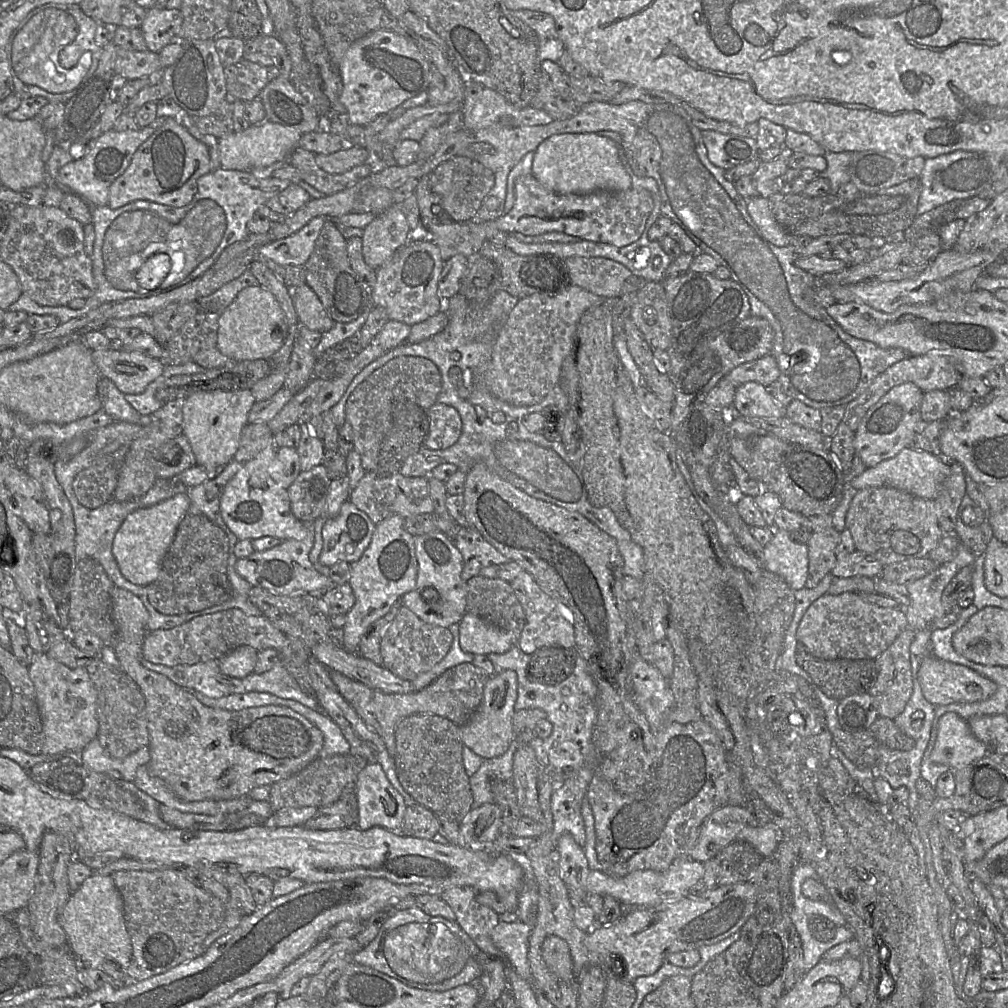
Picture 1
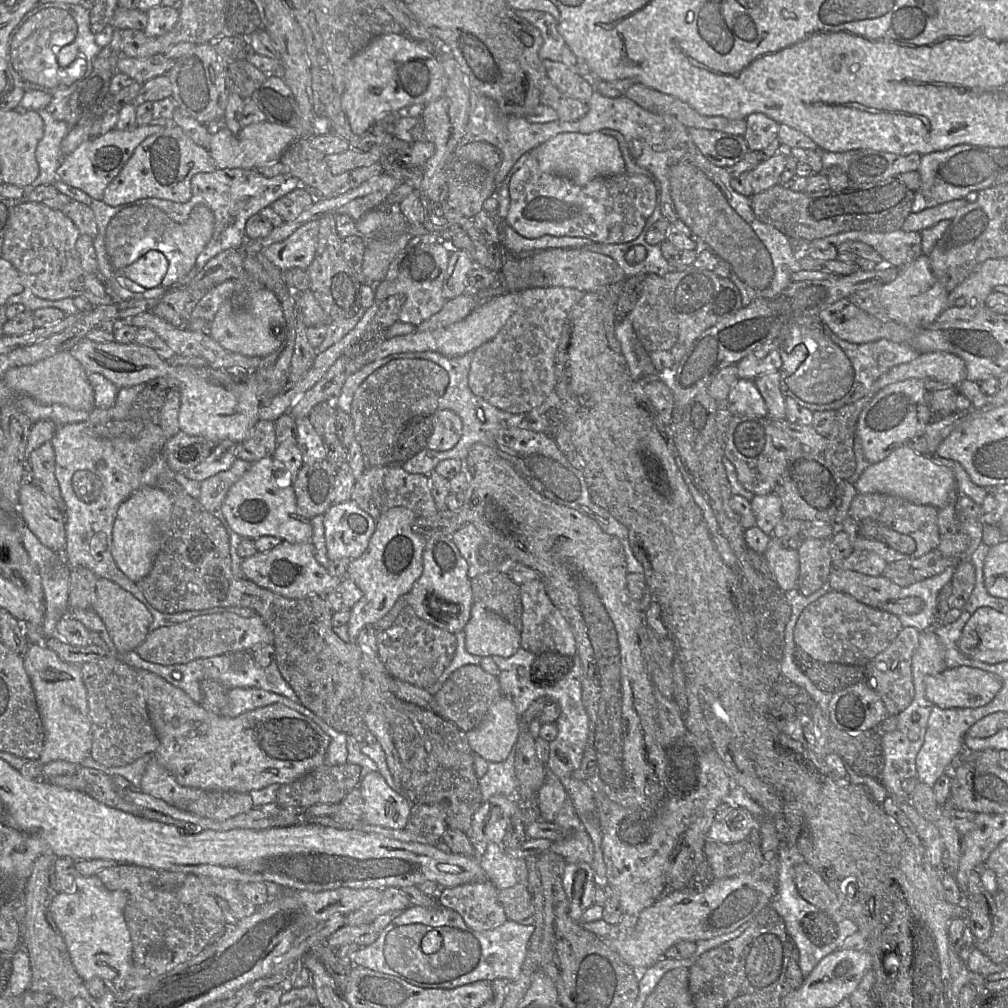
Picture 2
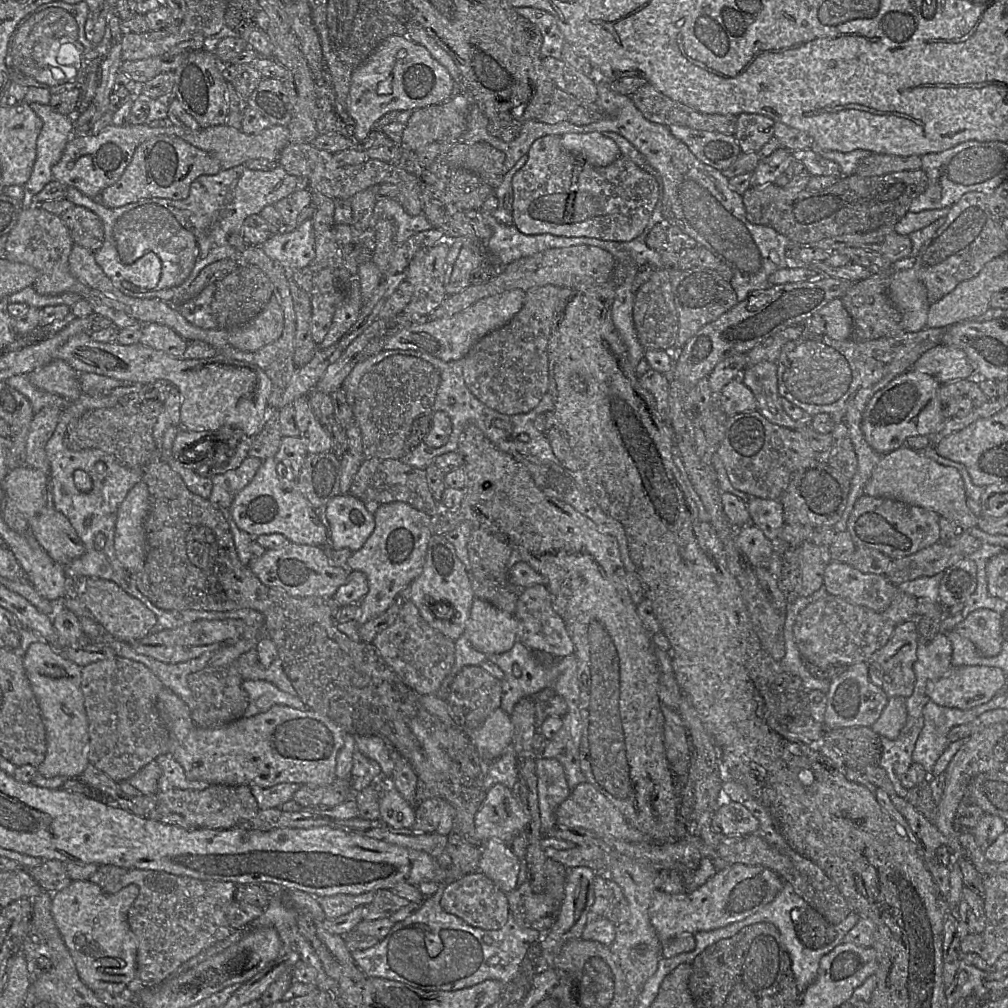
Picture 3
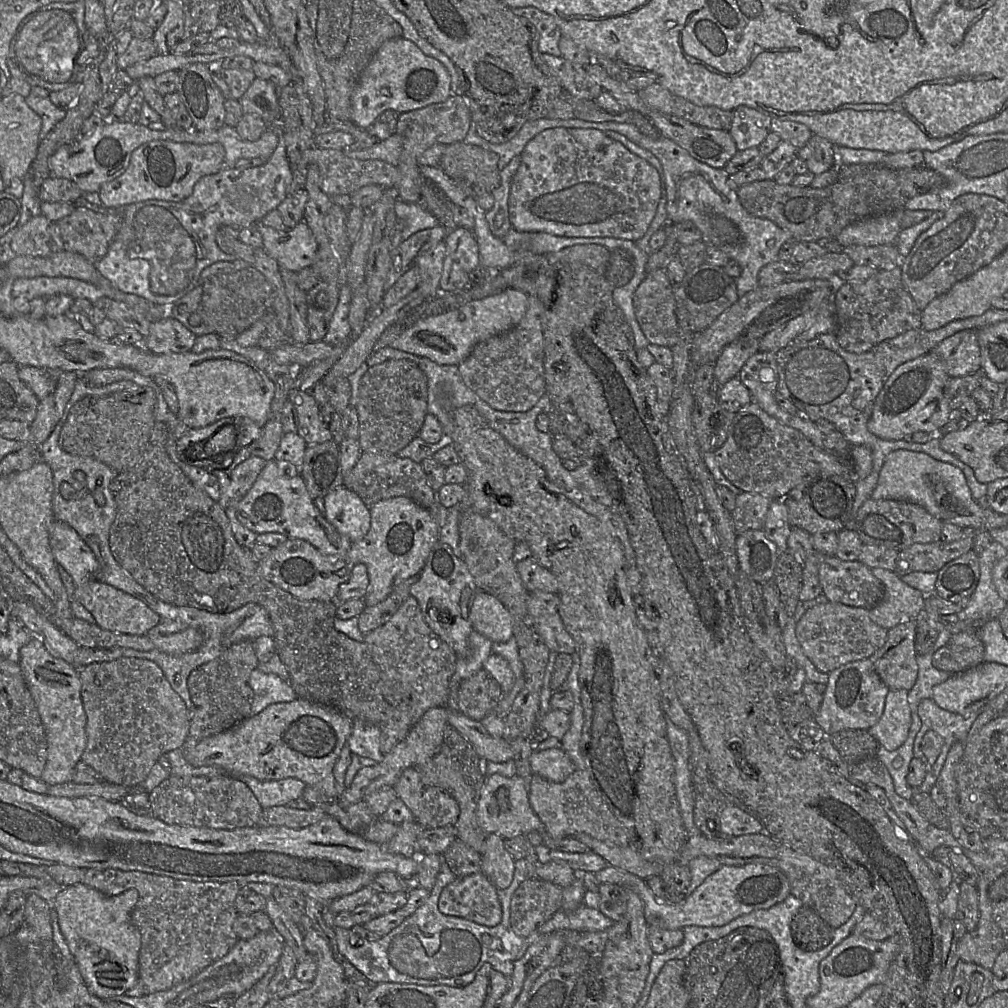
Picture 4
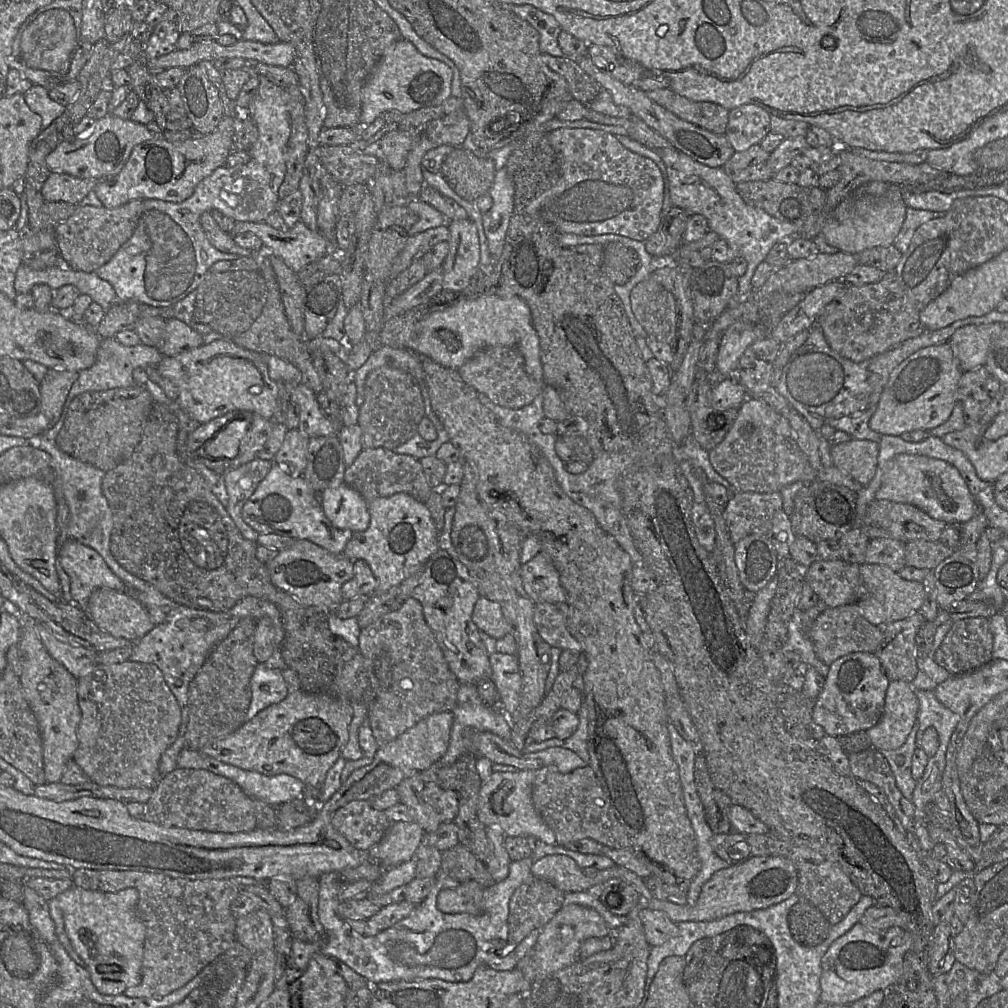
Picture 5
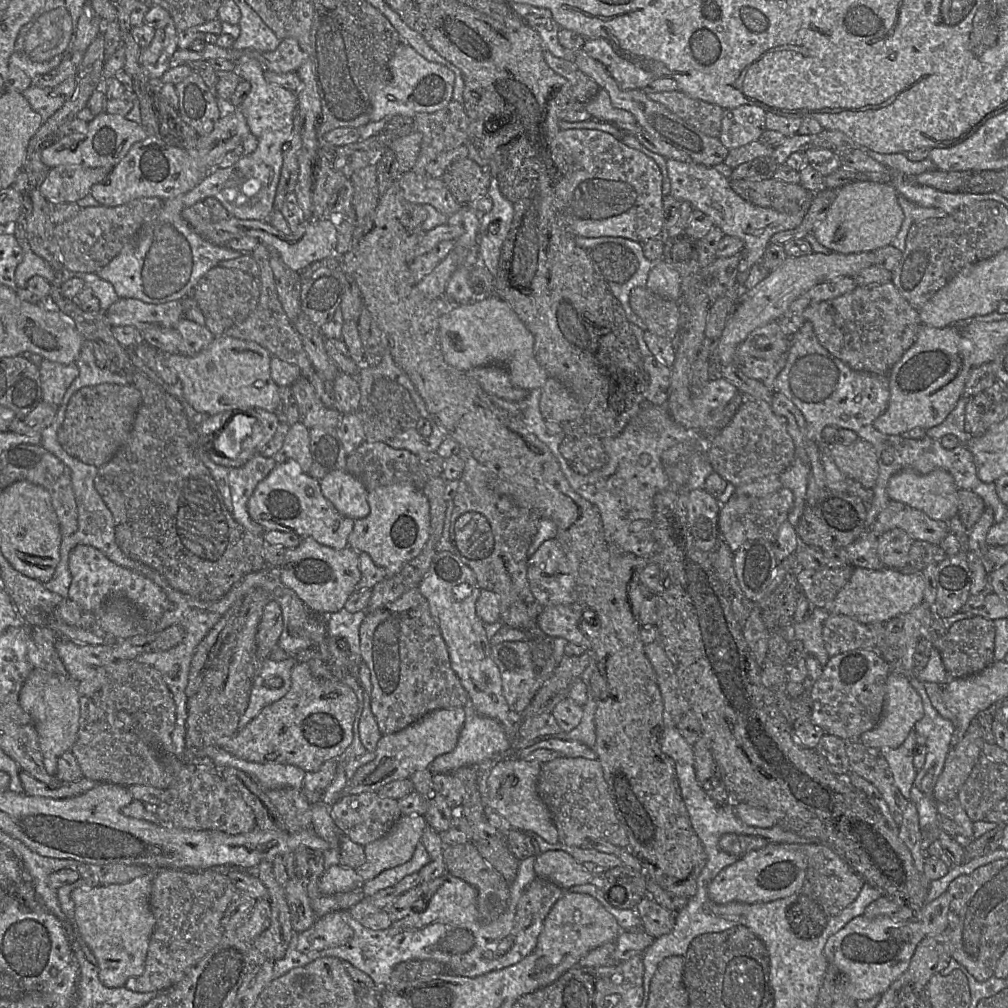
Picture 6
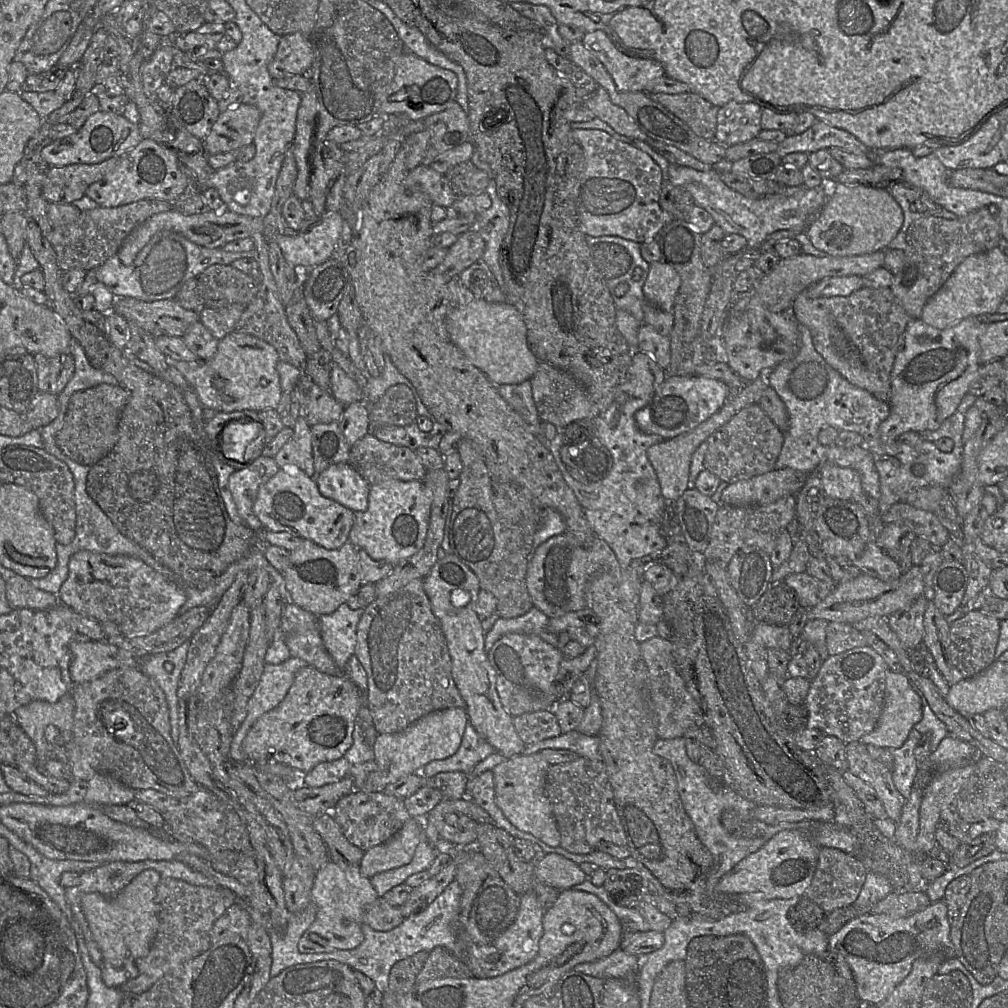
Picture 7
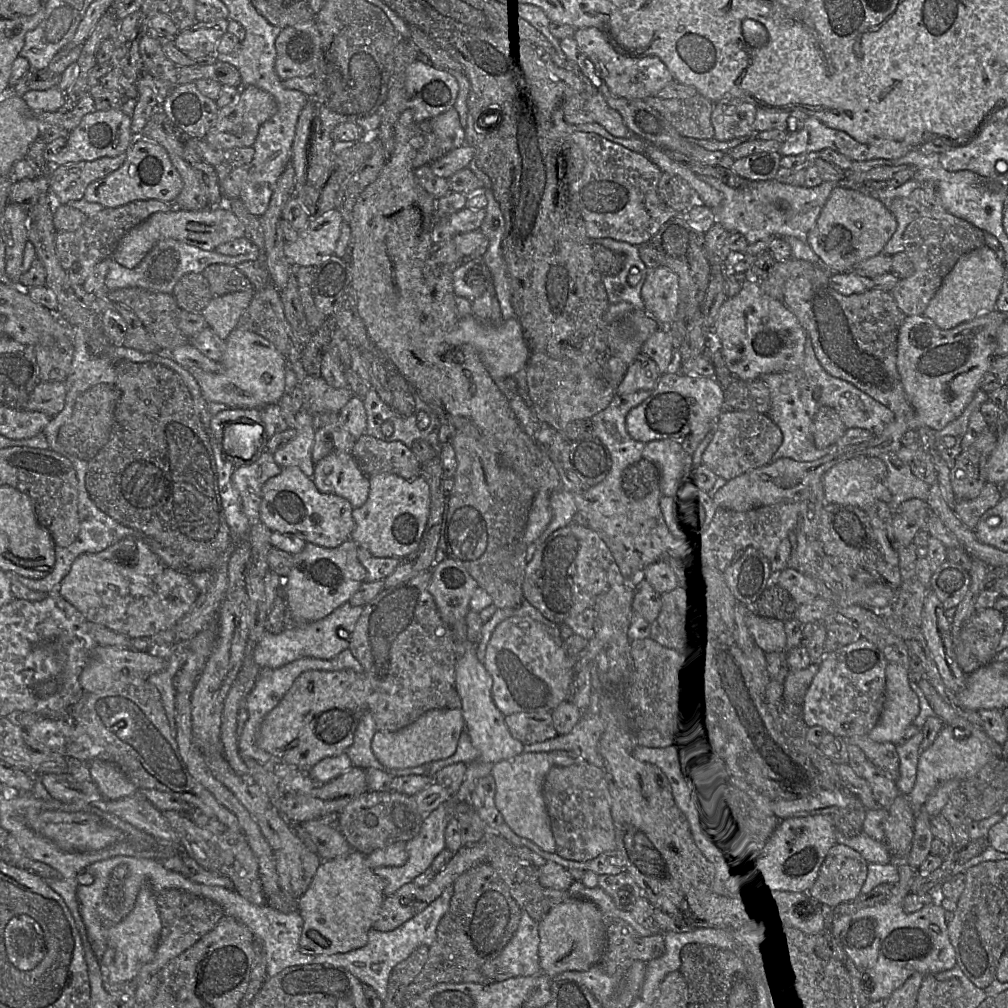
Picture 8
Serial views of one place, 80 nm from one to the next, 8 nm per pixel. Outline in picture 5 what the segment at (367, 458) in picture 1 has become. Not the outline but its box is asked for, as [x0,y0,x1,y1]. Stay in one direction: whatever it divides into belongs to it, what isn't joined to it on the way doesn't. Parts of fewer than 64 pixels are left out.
[358,366,425,450]

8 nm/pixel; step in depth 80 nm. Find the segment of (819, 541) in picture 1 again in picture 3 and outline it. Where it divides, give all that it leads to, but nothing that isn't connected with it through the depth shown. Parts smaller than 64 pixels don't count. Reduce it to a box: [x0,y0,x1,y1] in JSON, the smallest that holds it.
[800,542,831,597]

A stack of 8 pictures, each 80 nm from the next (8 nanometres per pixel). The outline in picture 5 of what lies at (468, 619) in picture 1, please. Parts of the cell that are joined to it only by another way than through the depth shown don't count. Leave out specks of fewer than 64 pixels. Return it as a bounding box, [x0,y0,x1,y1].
[472,595,511,640]

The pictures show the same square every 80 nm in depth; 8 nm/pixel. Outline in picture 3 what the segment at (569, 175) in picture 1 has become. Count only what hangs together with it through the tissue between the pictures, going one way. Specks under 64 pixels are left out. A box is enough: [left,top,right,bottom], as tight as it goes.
[561,132,622,167]

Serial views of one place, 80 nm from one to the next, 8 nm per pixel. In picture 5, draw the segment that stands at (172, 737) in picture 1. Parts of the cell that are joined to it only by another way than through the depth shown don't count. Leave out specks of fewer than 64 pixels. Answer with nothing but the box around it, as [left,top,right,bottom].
[86,588,352,789]

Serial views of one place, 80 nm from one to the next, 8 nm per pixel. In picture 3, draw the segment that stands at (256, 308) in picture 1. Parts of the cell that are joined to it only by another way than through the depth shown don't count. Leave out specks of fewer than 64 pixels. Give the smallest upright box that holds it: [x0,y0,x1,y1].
[228,295,283,352]

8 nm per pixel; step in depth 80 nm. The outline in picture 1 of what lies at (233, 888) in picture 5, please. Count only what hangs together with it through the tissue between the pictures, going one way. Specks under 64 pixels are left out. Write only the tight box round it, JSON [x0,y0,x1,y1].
[111,867,225,985]

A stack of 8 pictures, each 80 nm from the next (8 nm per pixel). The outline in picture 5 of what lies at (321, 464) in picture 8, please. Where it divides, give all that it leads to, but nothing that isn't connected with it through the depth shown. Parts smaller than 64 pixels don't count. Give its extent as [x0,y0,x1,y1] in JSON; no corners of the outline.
[322,482,369,533]

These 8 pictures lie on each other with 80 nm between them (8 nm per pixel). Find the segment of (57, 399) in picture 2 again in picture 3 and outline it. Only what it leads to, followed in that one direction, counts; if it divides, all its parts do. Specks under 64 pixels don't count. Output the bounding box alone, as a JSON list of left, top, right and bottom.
[29,359,83,402]

